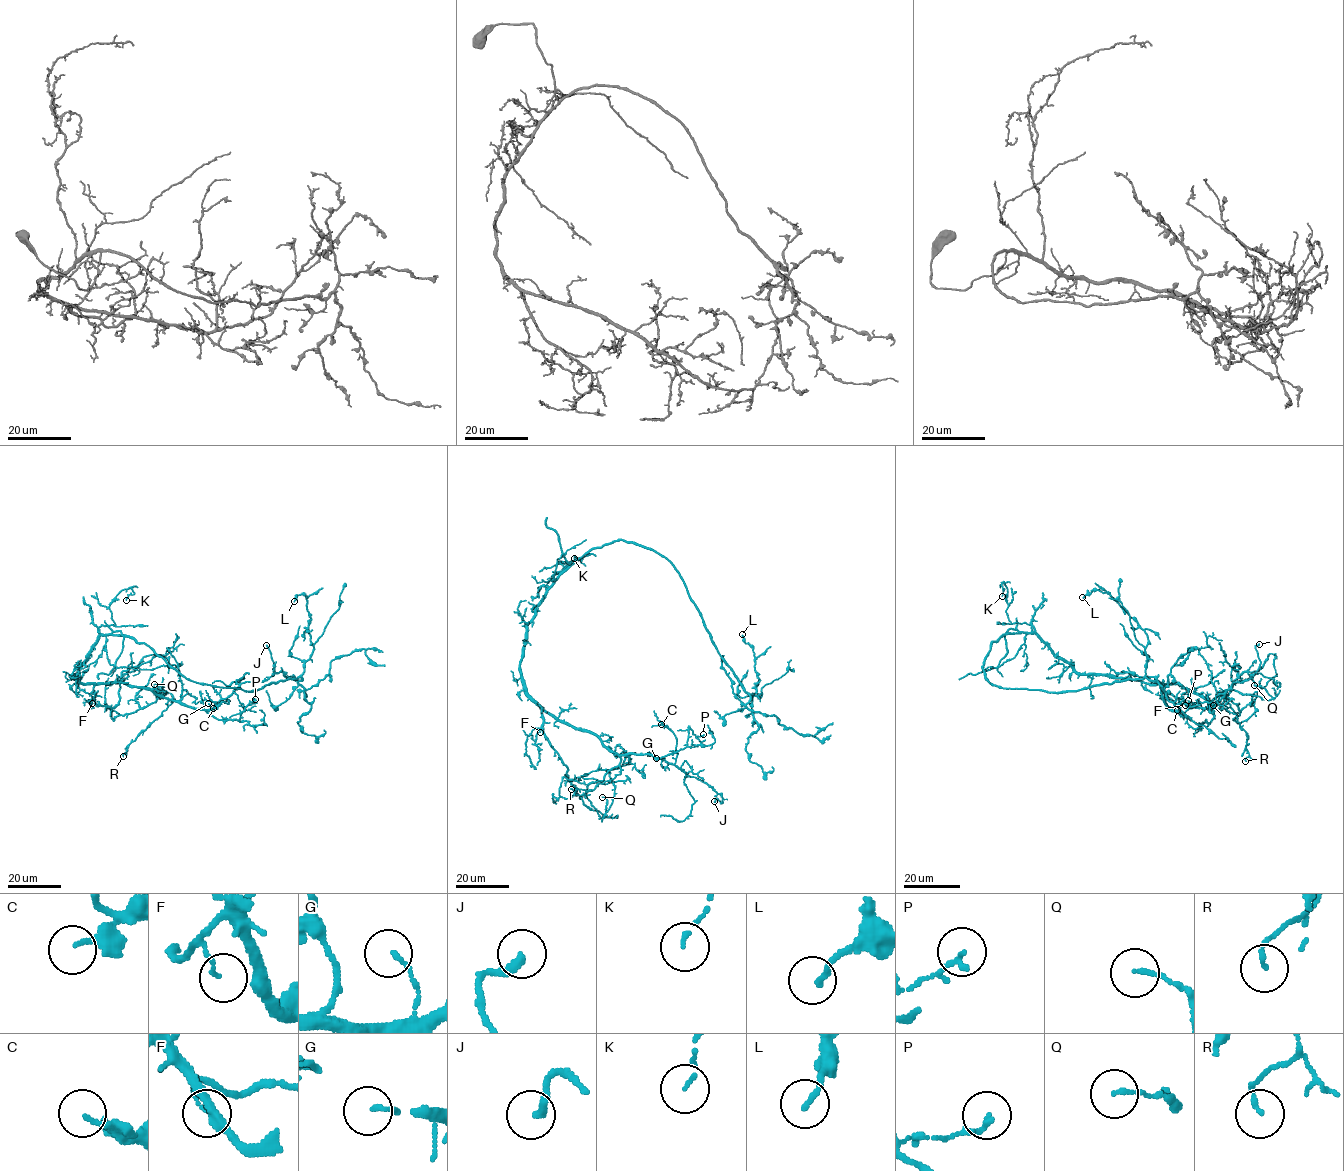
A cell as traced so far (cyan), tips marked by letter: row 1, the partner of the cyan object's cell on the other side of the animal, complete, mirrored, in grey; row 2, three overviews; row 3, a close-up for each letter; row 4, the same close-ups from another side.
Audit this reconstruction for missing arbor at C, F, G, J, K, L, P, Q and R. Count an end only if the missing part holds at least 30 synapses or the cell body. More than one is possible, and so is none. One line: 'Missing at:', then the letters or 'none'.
Missing at: none

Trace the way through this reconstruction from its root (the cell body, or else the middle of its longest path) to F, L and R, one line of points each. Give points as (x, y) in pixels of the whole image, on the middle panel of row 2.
F: (564, 572), (535, 608), (535, 617), (527, 625), (519, 666), (523, 690), (541, 708), (540, 732)
L: (564, 572), (586, 553), (619, 540), (663, 555), (722, 659), (745, 691), (760, 696), (753, 650), (742, 634)
R: (564, 572), (527, 625), (523, 688), (621, 759), (621, 773), (593, 789), (571, 789)

